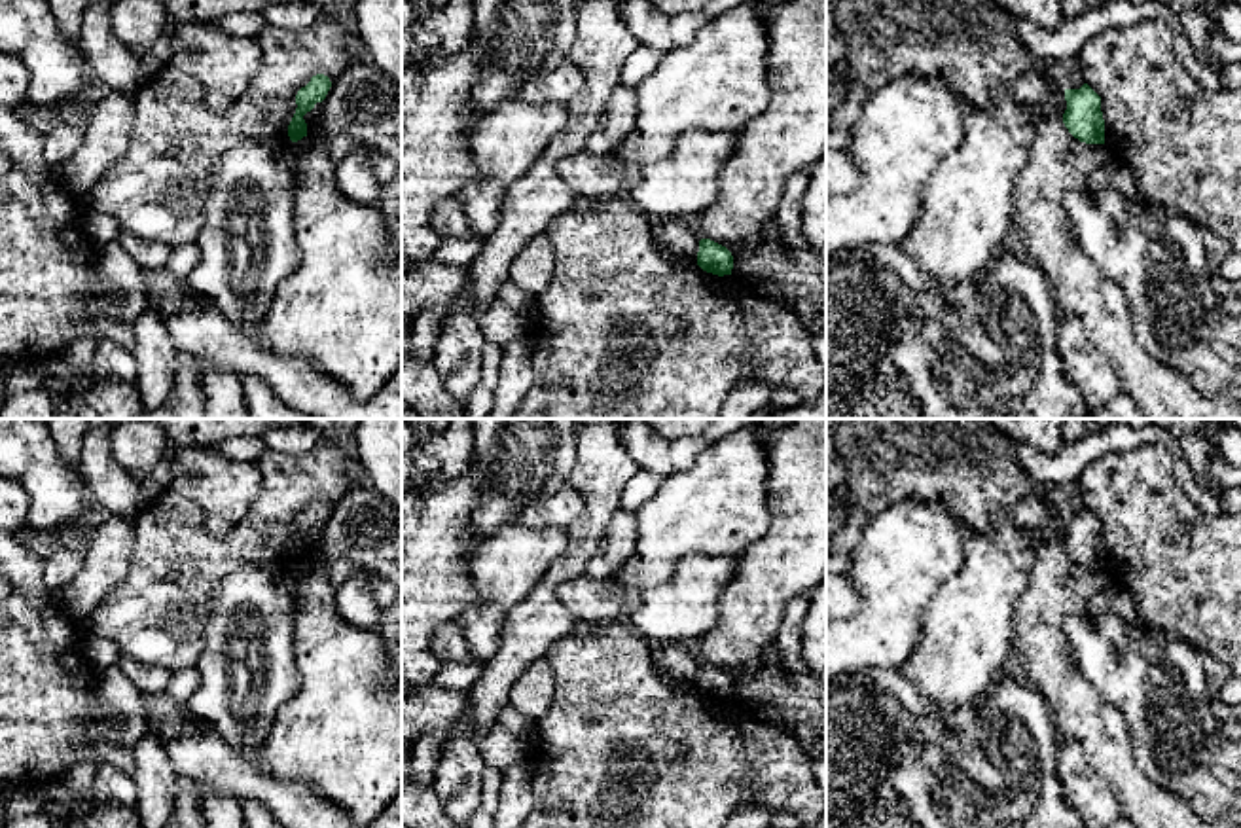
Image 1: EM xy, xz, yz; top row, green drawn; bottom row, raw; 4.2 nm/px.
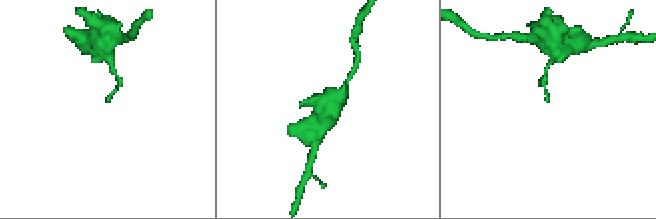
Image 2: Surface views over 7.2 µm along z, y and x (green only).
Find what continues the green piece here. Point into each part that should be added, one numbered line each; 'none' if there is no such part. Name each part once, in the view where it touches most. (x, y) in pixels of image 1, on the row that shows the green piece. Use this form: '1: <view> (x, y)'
none

